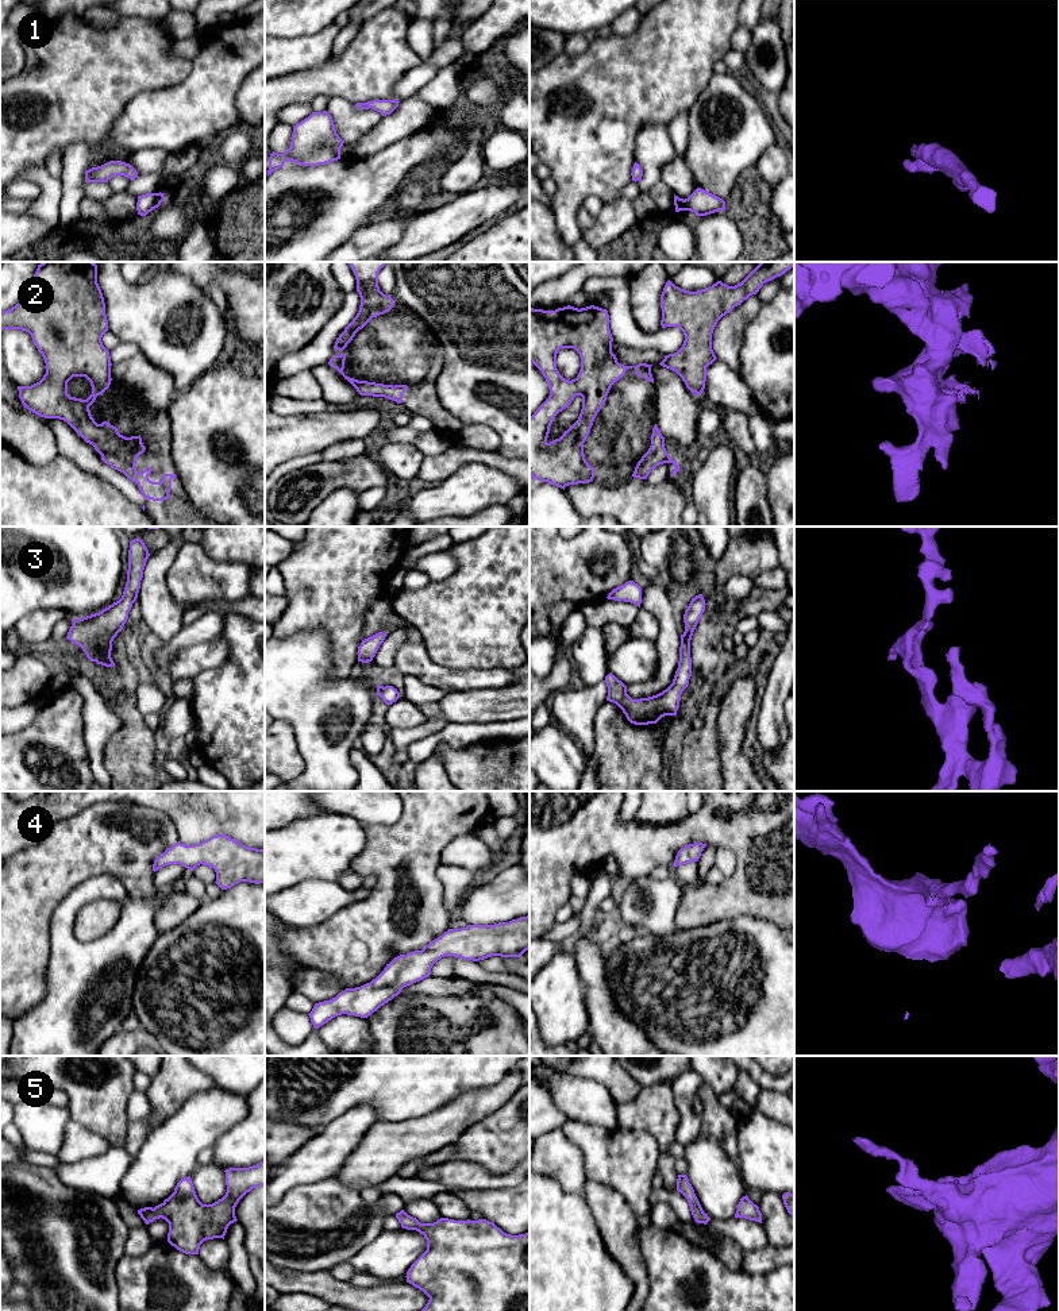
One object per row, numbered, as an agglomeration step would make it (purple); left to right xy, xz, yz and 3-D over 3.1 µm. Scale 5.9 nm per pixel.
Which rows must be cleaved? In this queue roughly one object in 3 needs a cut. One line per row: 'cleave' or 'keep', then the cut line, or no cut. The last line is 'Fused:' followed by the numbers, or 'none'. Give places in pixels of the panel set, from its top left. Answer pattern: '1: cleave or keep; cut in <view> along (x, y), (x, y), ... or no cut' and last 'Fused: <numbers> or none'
1: keep; no cut
2: keep; no cut
3: keep; no cut
4: keep; no cut
5: keep; no cut
Fused: none

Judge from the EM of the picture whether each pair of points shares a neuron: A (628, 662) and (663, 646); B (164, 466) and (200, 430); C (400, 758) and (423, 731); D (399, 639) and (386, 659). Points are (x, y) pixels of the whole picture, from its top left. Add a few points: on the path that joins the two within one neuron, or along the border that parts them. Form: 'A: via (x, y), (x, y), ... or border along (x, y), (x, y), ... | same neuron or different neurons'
A: border along (655, 641), (657, 671), (647, 681) | different neurons
B: border along (169, 425), (172, 434), (172, 461), (180, 481) | different neurons
C: via (401, 750), (401, 745), (415, 733) | same neuron
D: via (393, 644), (386, 654) | same neuron

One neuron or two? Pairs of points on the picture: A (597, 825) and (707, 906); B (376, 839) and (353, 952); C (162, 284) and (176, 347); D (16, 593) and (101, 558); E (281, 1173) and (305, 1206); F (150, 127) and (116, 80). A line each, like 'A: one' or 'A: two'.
A: one
B: one
C: one
D: one
E: two
F: two

